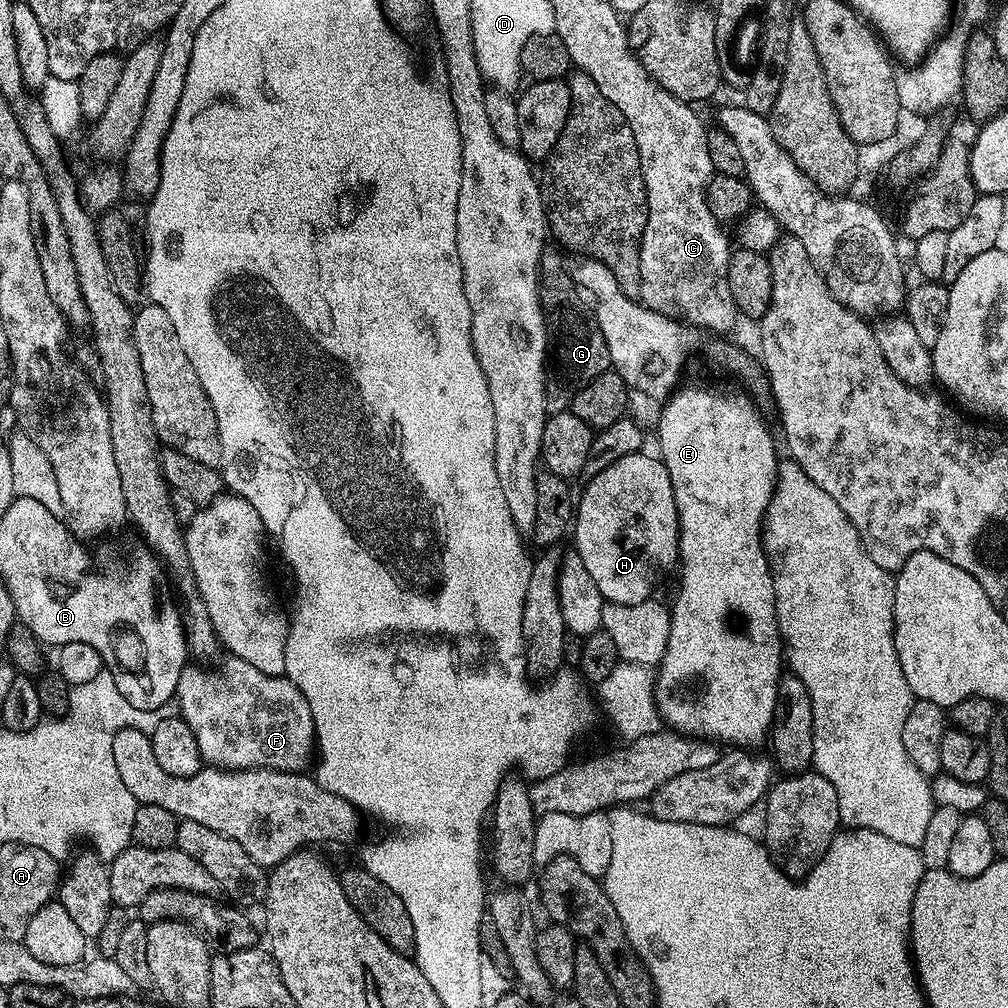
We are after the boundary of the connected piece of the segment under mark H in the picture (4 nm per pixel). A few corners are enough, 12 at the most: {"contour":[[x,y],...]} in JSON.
{"contour":[[641,450],[587,481],[574,551],[610,604],[673,571],[680,519]]}

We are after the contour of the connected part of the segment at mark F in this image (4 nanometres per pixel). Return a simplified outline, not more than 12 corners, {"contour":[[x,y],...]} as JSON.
{"contour":[[231,654],[184,667],[178,715],[205,765],[303,773],[314,714]]}

